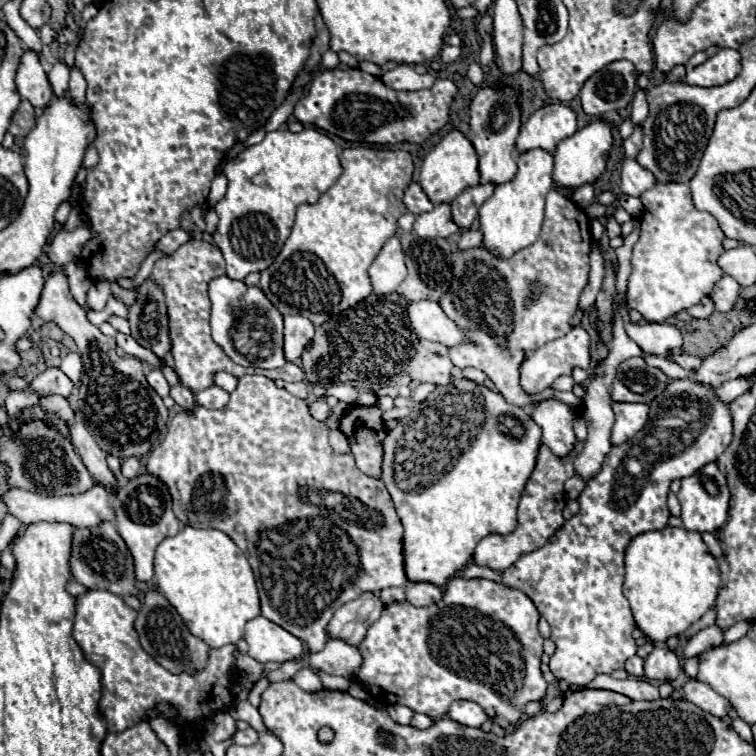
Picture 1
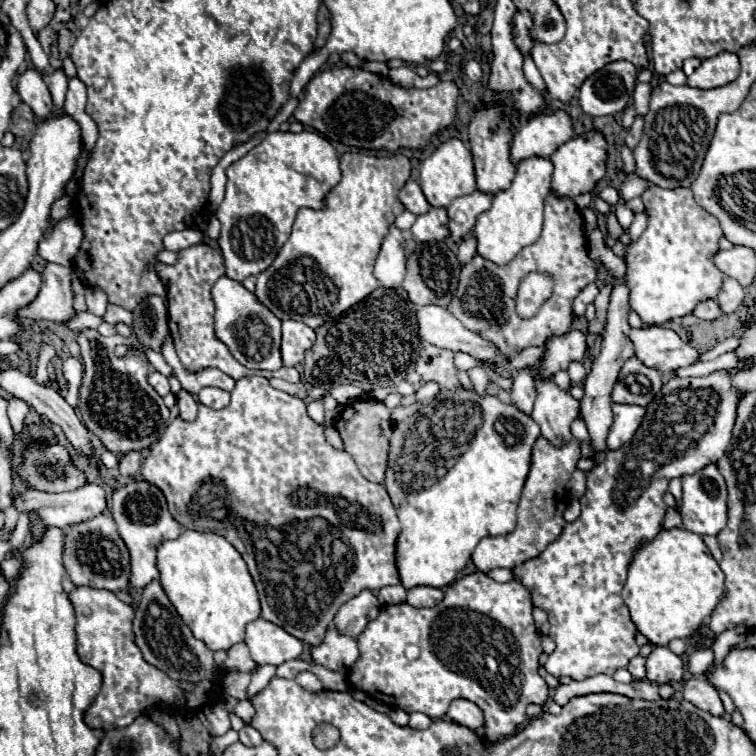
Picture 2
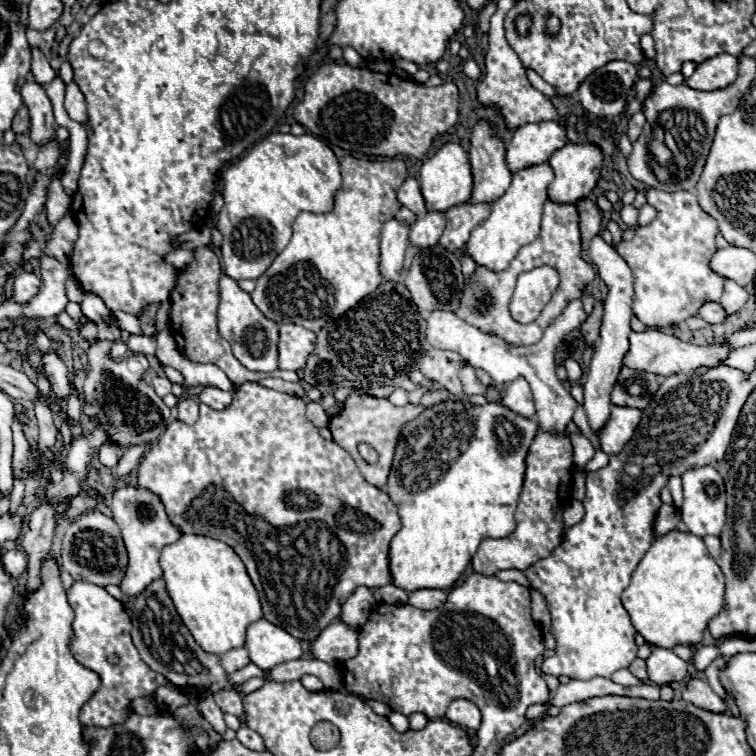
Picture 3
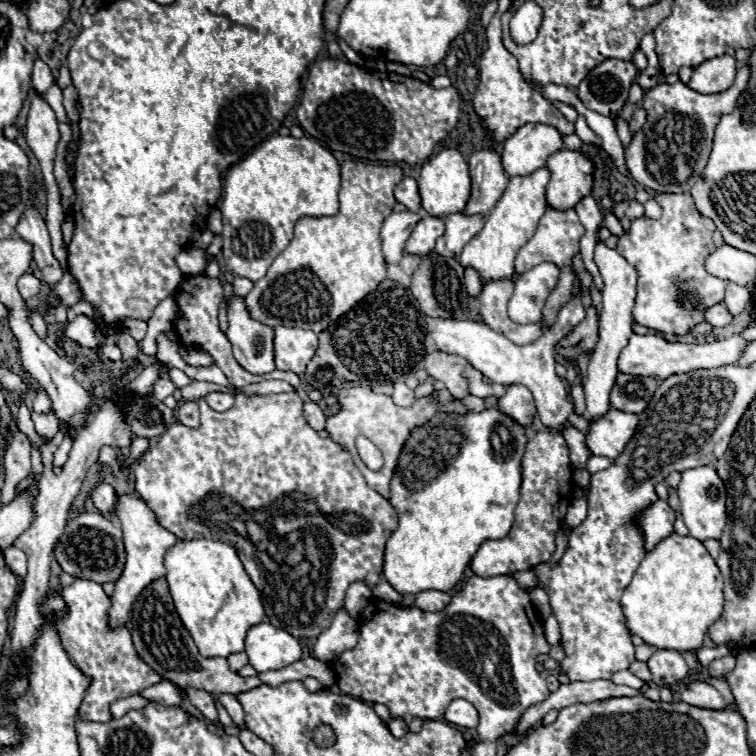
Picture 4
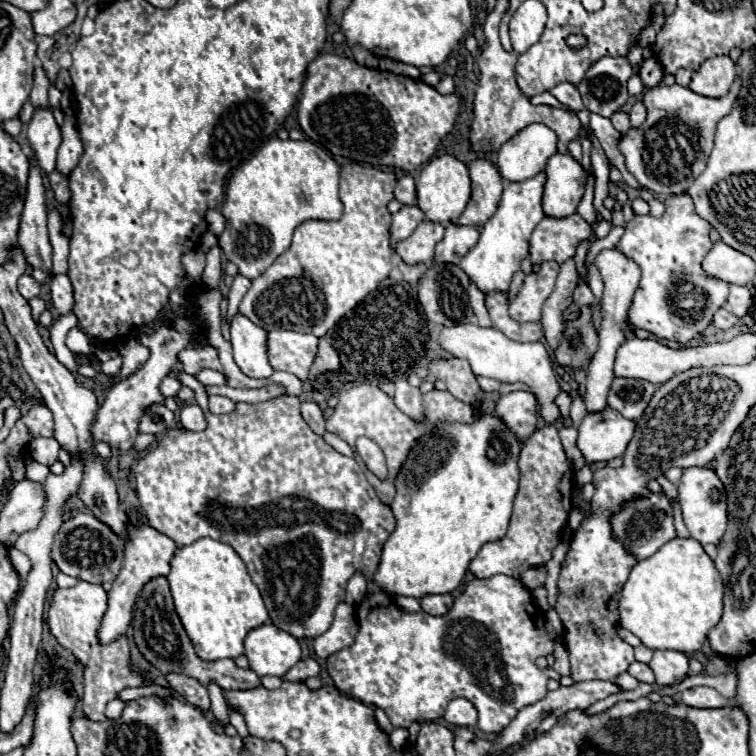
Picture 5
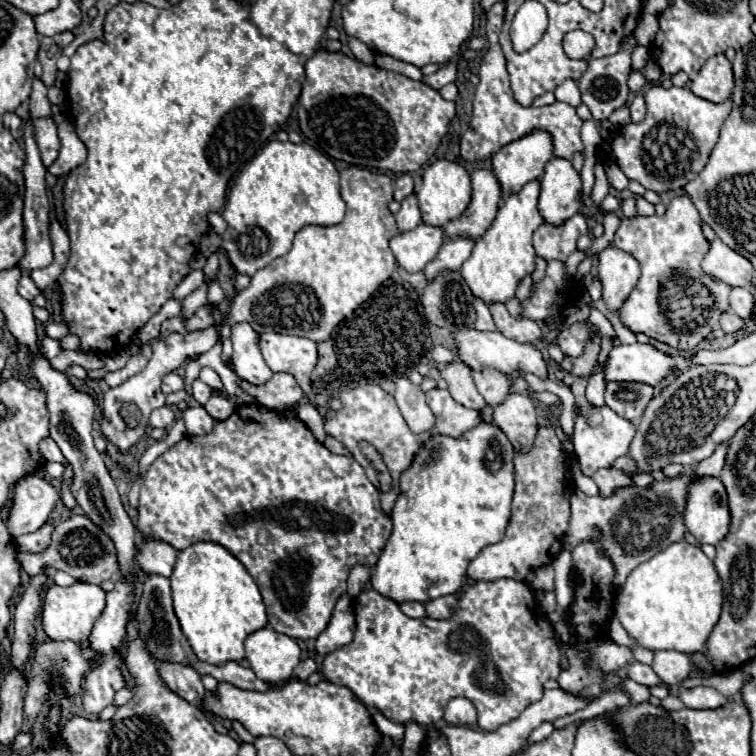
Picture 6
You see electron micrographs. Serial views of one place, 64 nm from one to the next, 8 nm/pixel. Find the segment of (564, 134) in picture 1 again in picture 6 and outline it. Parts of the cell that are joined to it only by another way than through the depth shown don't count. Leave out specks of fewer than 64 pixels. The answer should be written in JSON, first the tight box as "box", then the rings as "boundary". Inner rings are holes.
{"box":[492,132,552,198],"boundary":[[[532,132],[516,144],[504,146],[492,156],[492,172],[500,182],[502,196],[508,198],[522,190],[524,184],[544,174],[546,162],[552,158],[552,138],[546,132]]]}

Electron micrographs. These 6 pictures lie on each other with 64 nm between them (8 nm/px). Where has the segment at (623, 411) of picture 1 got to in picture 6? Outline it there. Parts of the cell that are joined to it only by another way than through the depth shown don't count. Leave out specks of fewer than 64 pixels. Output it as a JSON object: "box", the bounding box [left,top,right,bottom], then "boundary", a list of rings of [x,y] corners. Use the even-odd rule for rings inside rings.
{"box":[574,406,636,476],"boundary":[[[582,406],[578,408],[578,412],[574,414],[574,454],[580,462],[580,468],[586,476],[594,476],[594,472],[598,468],[608,468],[614,464],[616,458],[628,454],[630,442],[636,434],[636,428],[632,426],[632,422],[624,420],[622,416],[618,416],[616,412],[612,412],[608,406],[596,408],[596,406]]]}

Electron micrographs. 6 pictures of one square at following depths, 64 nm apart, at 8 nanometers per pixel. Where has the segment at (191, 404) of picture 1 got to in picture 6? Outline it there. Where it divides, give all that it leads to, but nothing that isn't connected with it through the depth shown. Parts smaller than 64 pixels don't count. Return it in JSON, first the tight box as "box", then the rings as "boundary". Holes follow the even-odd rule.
{"box":[184,406,216,436],"boundary":[[[202,406],[186,408],[184,422],[186,422],[186,430],[190,436],[206,436],[208,432],[212,432],[212,428],[216,424],[212,420],[212,416],[208,416],[208,412]]]}

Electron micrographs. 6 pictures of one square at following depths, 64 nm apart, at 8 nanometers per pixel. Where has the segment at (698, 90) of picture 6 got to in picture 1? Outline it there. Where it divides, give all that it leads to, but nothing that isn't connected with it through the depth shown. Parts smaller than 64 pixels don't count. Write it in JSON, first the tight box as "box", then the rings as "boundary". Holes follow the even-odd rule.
{"box":[684,48,740,86],"boundary":[[[730,48],[718,50],[704,64],[686,74],[684,82],[690,86],[722,86],[740,74],[740,54]]]}

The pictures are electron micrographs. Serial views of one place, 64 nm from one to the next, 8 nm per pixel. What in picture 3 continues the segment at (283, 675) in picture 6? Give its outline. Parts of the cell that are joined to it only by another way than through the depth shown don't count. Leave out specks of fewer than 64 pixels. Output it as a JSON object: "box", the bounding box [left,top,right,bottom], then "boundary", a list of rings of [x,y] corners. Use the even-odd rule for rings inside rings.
{"box":[246,618,302,670],"boundary":[[[264,618],[248,626],[246,650],[250,652],[250,660],[262,670],[270,670],[302,656],[300,642]]]}

